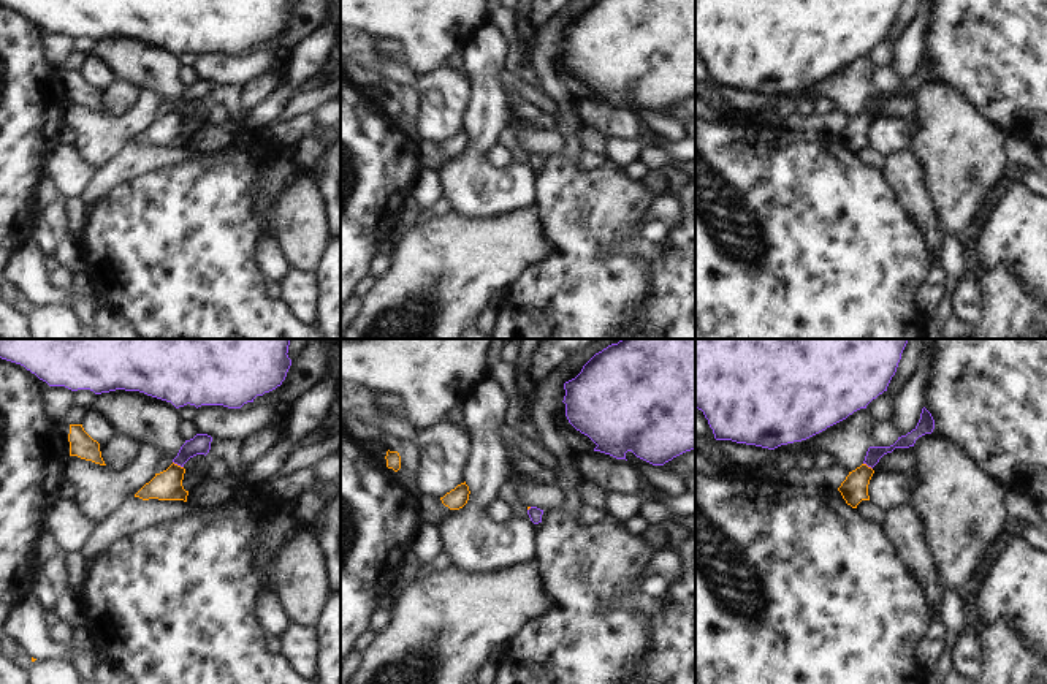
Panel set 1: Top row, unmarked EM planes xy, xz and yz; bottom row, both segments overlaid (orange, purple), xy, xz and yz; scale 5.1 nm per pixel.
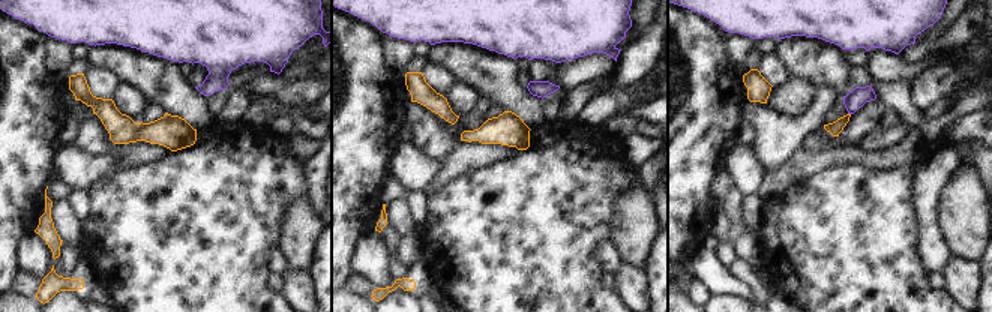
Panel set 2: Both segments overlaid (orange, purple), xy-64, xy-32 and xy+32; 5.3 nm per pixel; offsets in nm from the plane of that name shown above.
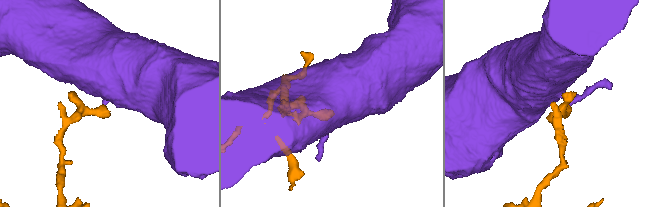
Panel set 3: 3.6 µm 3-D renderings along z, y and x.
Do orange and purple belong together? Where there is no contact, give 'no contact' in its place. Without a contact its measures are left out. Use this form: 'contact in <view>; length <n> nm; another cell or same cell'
contact in xy; length 70 nm; another cell

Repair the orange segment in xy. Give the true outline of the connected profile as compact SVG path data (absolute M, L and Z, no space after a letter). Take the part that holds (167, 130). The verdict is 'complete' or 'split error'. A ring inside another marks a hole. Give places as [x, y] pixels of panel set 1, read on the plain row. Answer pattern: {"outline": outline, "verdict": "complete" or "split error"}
{"outline": "M173 108L166 116L155 119L155 122L146 128L135 142L143 146L158 144L187 147L188 136L182 131L184 119L185 114Z", "verdict": "complete"}

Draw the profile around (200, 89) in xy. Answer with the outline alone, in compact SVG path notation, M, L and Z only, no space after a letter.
M196 79L193 84L185 86L181 92L177 101L173 104L174 109L184 112L184 109L196 101L196 100L207 100L211 95L212 82L207 79Z

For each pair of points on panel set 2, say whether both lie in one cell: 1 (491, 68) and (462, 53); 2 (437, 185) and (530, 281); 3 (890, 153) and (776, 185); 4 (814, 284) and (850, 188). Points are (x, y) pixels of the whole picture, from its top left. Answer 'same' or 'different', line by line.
1: same
2: different
3: same
4: same

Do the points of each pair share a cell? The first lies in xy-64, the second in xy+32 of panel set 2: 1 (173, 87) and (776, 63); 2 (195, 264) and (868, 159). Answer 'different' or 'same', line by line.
1: different
2: different

